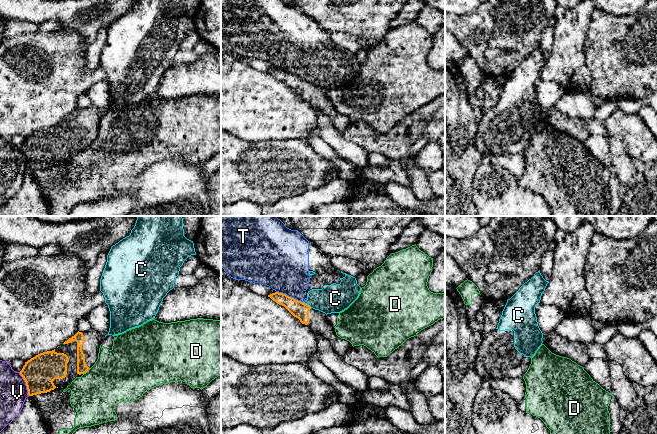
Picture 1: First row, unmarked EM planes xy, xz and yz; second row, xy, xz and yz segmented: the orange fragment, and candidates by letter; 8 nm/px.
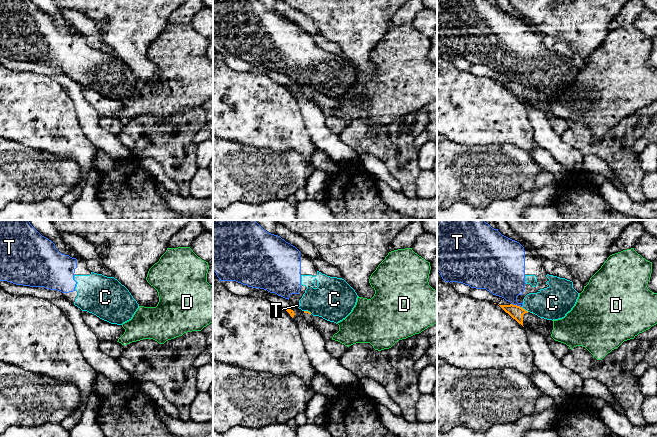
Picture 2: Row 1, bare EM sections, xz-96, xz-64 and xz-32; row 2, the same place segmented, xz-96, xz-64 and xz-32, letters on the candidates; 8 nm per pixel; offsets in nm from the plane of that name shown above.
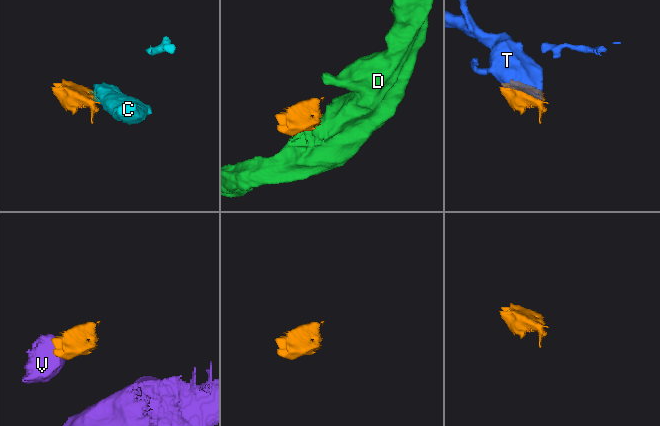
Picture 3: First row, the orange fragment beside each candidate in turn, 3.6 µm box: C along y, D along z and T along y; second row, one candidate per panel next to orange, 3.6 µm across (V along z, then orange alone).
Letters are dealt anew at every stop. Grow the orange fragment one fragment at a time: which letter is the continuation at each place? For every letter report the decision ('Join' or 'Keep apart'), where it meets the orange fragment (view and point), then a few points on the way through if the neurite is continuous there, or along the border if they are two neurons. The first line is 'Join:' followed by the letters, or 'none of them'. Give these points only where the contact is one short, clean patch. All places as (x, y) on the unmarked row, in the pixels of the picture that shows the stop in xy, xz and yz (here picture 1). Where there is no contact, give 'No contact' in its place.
Join: none of them
C: Keep apart. Touches orange at xz (306, 80). Boundary: xz (302, 78), (311, 83)
D: Keep apart. Touches orange at xy (86, 147). Boundary: xy (90, 144), (83, 150)
T: Keep apart. Touches orange at xz (288, 72)
V: Keep apart. Touches orange at xy (26, 160). Boundary: xy (18, 148), (25, 158), (29, 171)

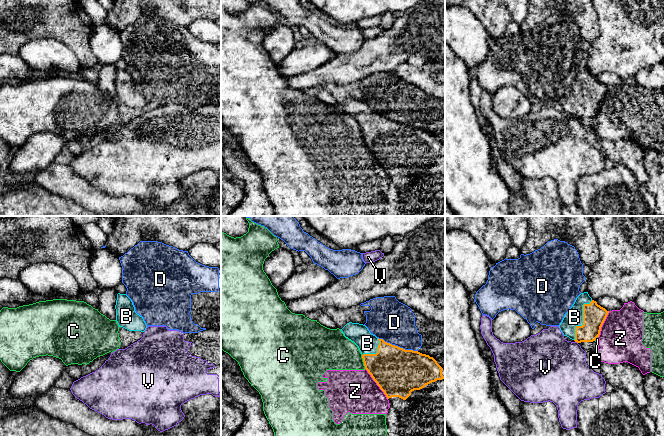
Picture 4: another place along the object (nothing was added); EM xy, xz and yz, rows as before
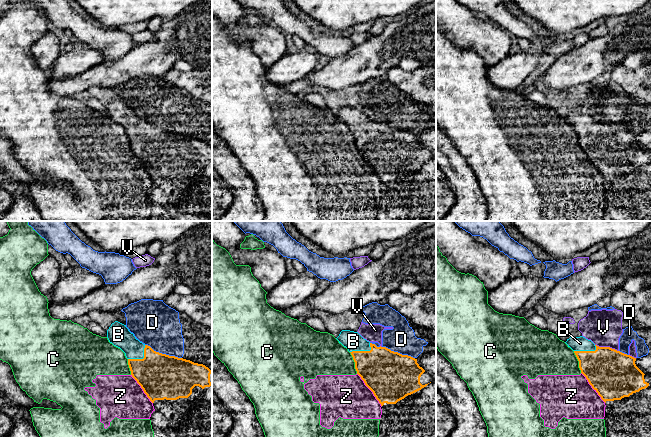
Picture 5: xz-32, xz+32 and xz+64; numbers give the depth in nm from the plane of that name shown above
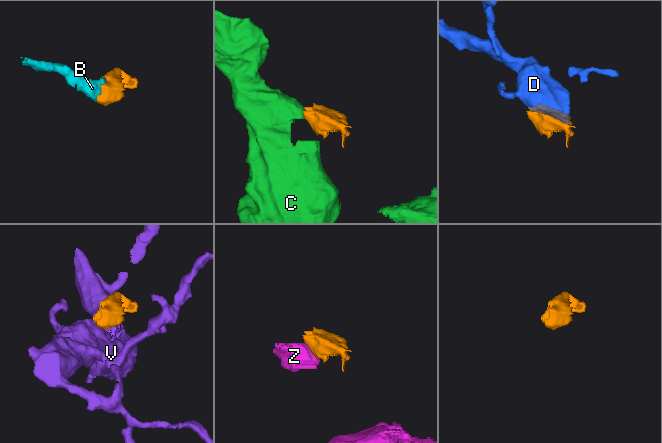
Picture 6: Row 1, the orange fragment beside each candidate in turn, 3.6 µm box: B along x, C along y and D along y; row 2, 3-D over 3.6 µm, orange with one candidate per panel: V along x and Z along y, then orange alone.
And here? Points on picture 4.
Join: B
B: Join. Touches orange at yz (583, 96). Path across: yz (594, 91), (583, 96), (577, 96), (574, 93)
C: Keep apart. Touches orange at xz (363, 137). Boundary: xz (361, 131), (365, 144)
D: Keep apart. Touches orange at xz (397, 122)
V: Keep apart. Touches orange at yz (576, 117). Boundary: yz (575, 117), (577, 119)
Z: Keep apart. Touches orange at xz (377, 160). Boundary: xz (365, 144), (387, 175)

